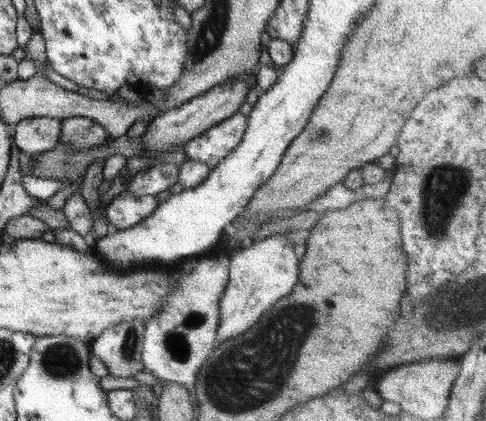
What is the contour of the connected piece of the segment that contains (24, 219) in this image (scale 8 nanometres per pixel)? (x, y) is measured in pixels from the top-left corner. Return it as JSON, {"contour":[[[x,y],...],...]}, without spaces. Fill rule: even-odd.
{"contour":[[[31,214],[11,218],[6,223],[6,226],[4,226],[1,235],[1,244],[10,247],[23,239],[42,239],[43,233],[48,228],[45,222],[34,218]]]}

